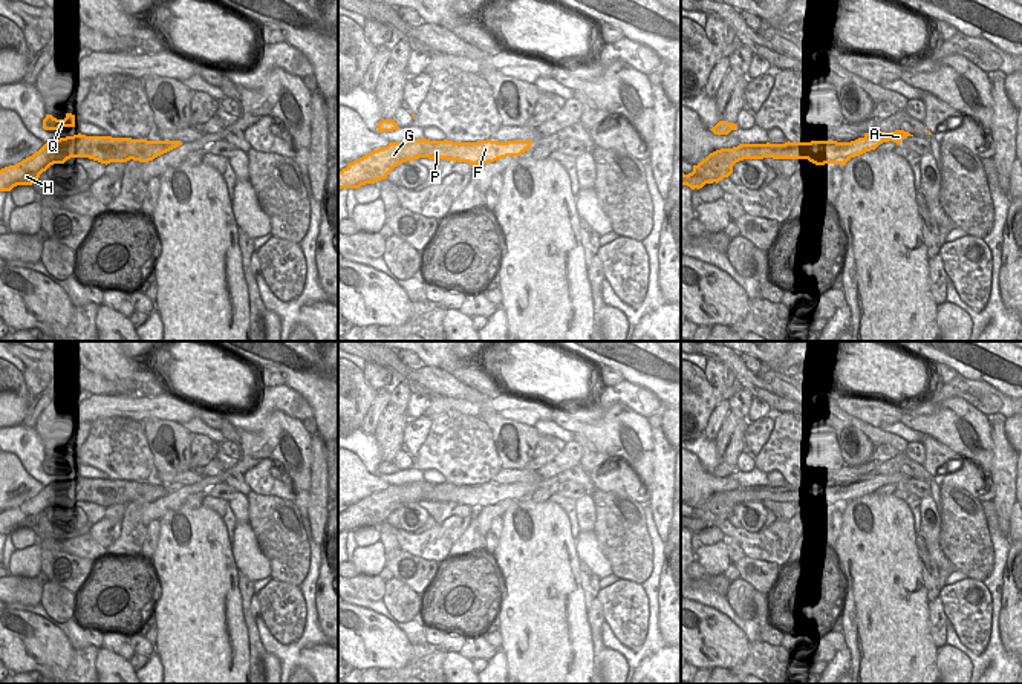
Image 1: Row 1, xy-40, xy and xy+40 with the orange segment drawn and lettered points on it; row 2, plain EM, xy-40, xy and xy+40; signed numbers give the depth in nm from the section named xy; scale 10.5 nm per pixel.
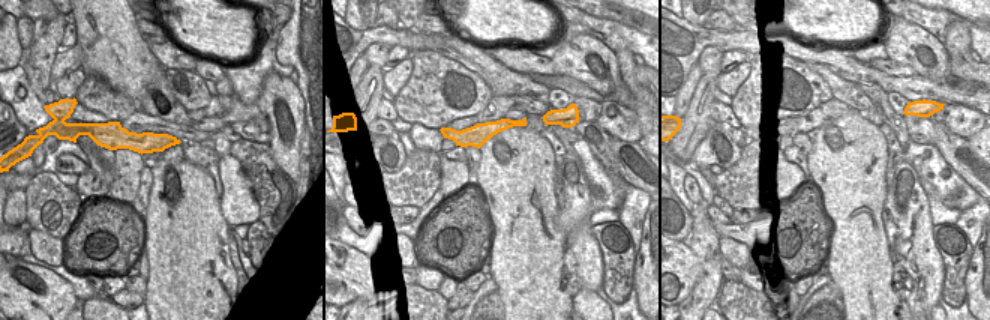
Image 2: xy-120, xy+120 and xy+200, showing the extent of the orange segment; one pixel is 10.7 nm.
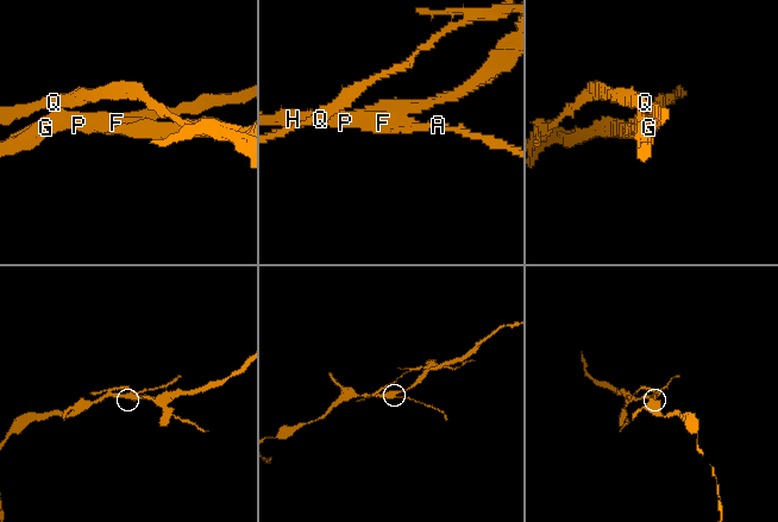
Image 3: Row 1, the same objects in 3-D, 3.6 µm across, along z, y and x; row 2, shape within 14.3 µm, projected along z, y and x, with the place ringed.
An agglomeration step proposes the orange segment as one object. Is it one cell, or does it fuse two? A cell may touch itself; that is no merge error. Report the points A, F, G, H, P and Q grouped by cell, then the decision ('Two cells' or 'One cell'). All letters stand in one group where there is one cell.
Groups: A F / G H P Q. Two cells.

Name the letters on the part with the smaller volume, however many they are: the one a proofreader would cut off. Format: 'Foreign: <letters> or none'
Foreign: A, F

